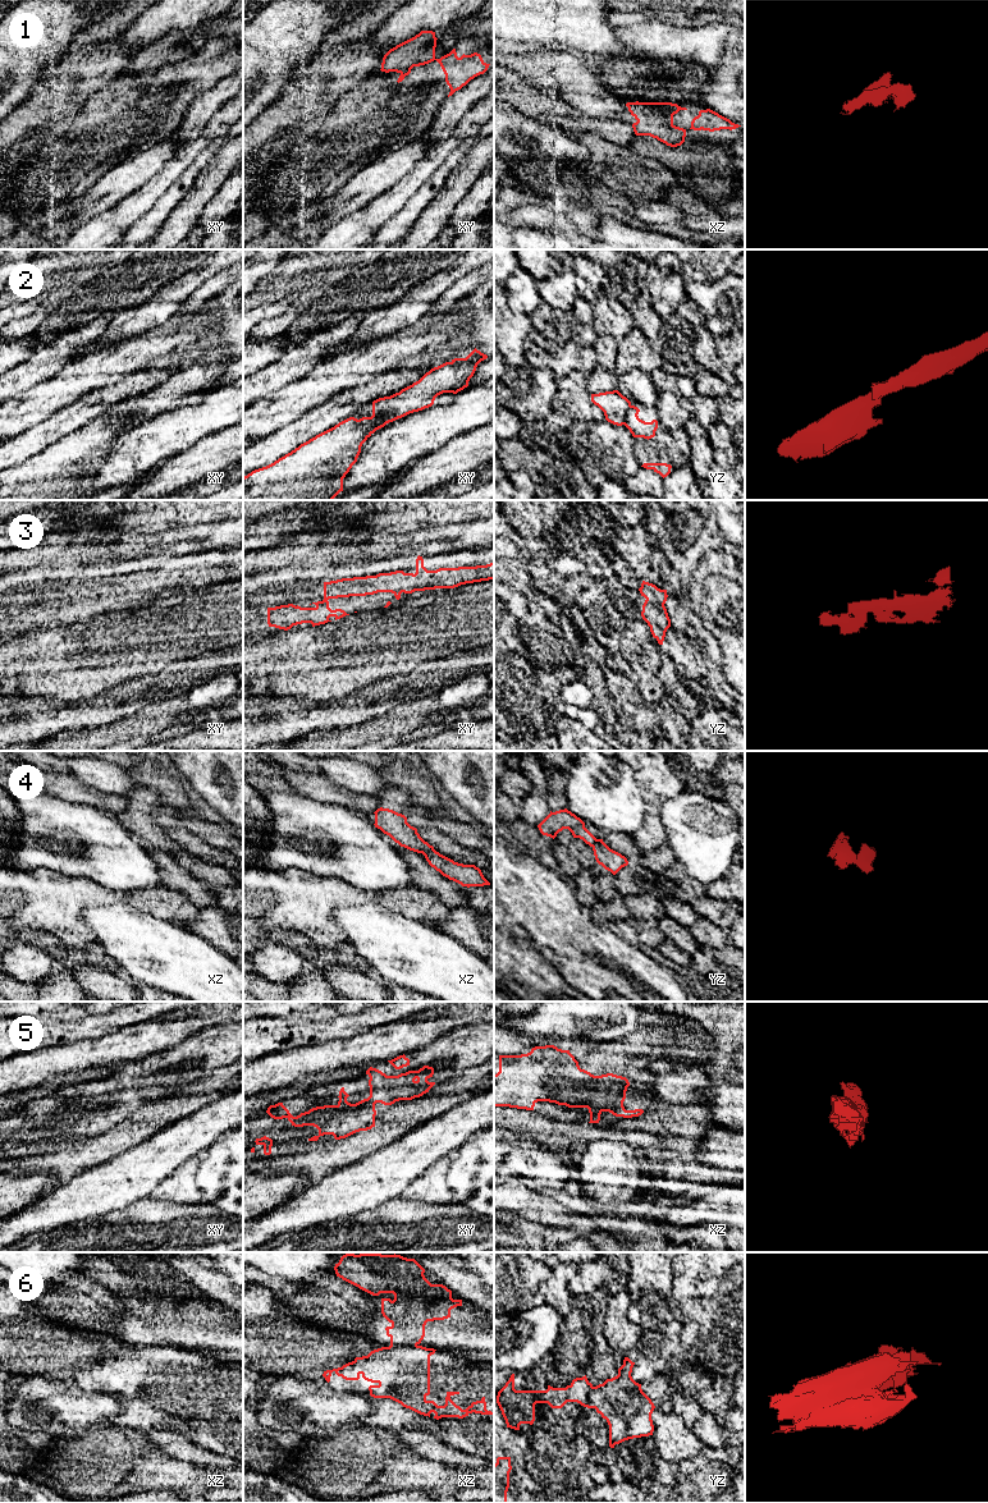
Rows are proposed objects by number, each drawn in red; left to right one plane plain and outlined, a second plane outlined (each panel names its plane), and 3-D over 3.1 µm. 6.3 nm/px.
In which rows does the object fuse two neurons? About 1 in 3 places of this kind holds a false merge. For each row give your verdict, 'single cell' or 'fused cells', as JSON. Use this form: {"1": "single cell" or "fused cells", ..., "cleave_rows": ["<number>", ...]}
{"1": "single cell", "2": "fused cells", "3": "single cell", "4": "fused cells", "5": "single cell", "6": "fused cells", "cleave_rows": ["2", "4", "6"]}

